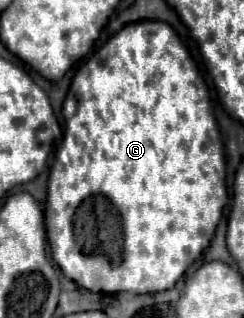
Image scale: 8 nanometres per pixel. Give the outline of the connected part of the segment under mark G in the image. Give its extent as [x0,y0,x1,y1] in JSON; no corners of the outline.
[44,20,228,294]

